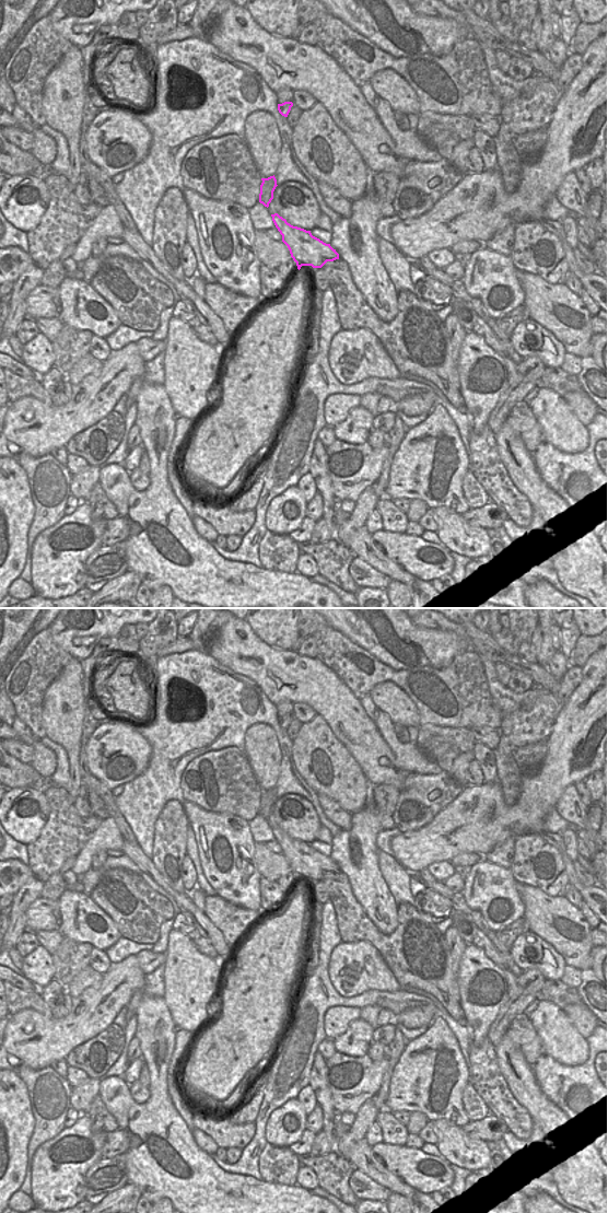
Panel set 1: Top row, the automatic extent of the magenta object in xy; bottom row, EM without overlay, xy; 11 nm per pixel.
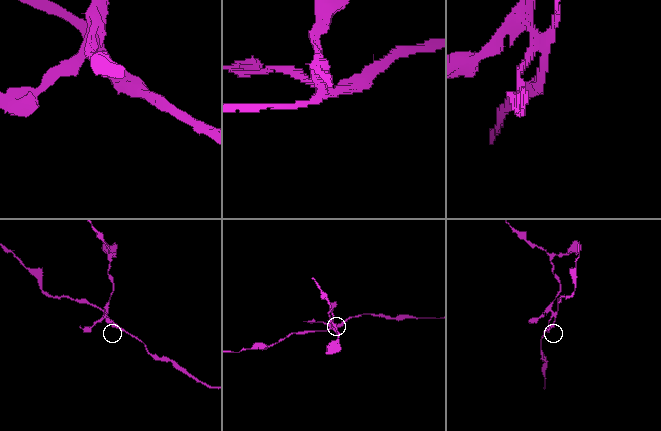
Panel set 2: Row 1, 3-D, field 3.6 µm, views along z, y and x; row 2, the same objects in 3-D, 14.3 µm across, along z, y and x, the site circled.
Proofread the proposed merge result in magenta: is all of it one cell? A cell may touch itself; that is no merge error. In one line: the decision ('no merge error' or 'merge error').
merge error

